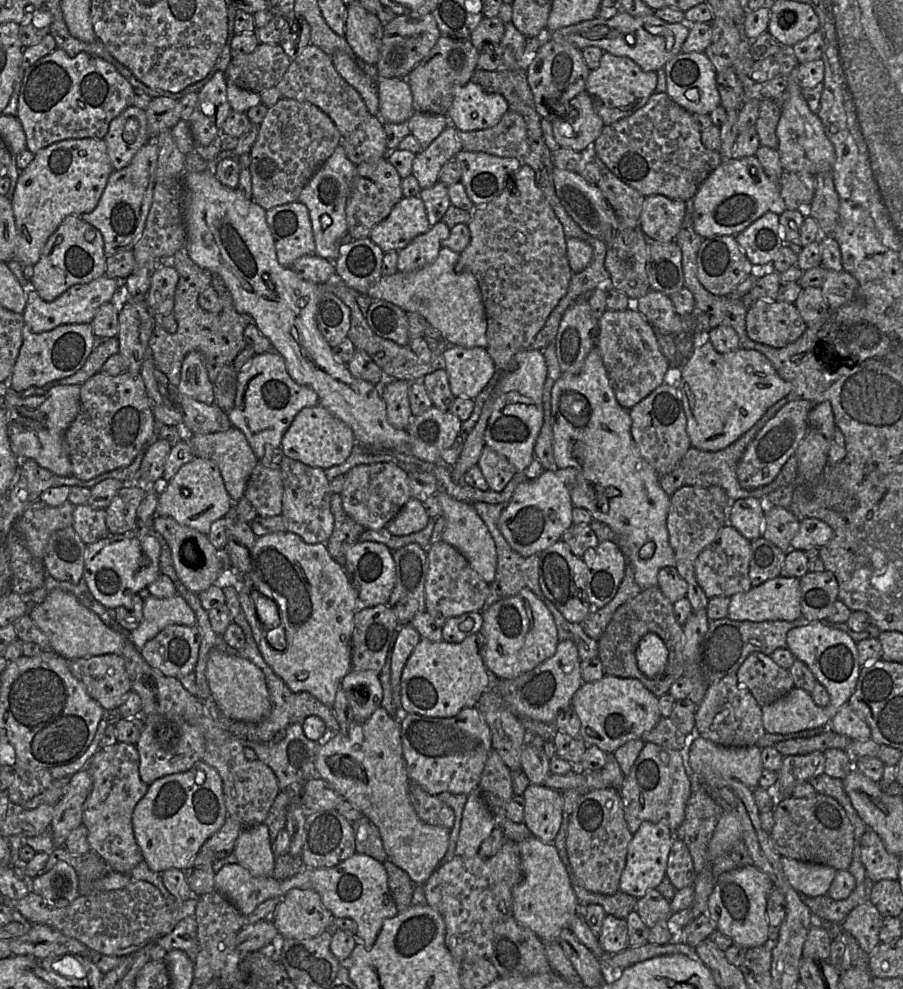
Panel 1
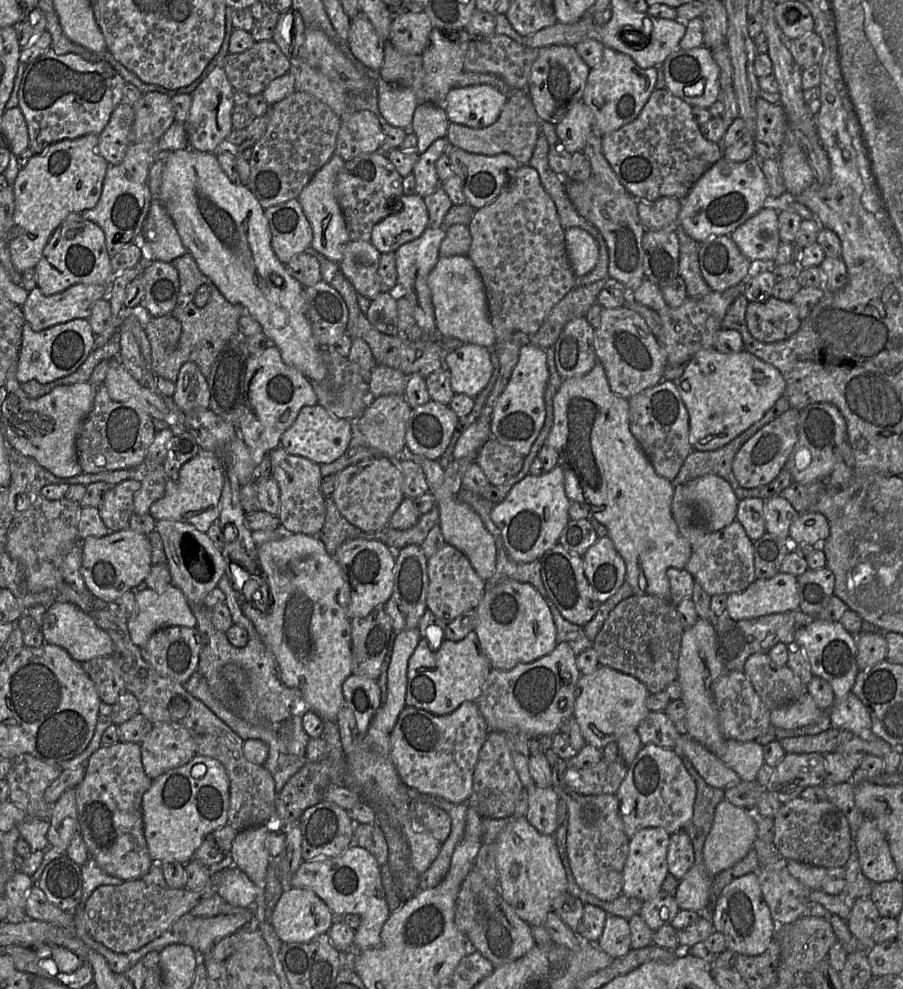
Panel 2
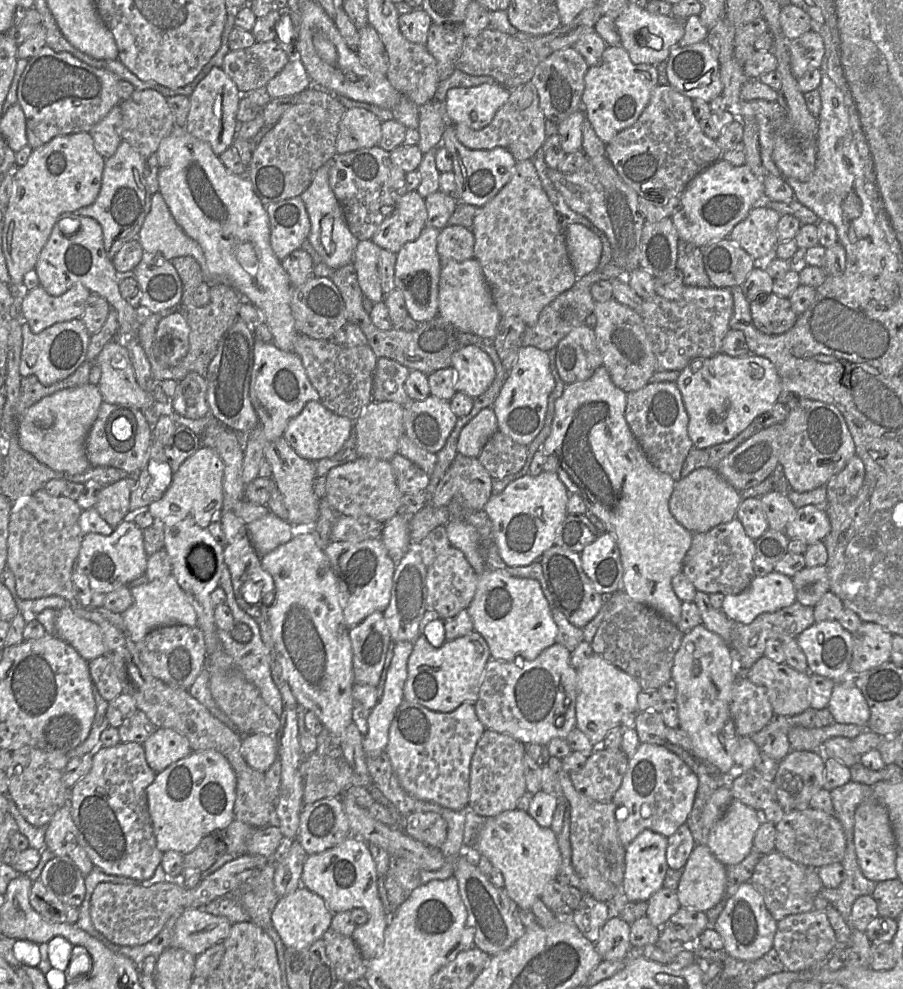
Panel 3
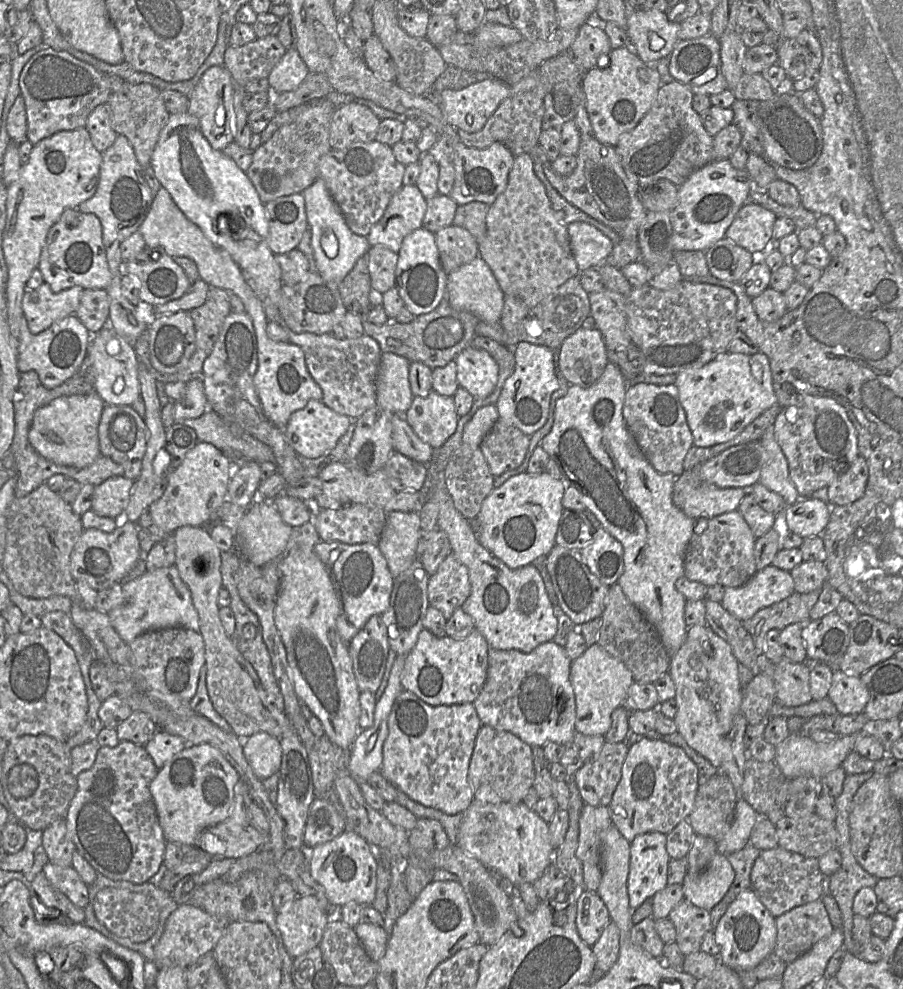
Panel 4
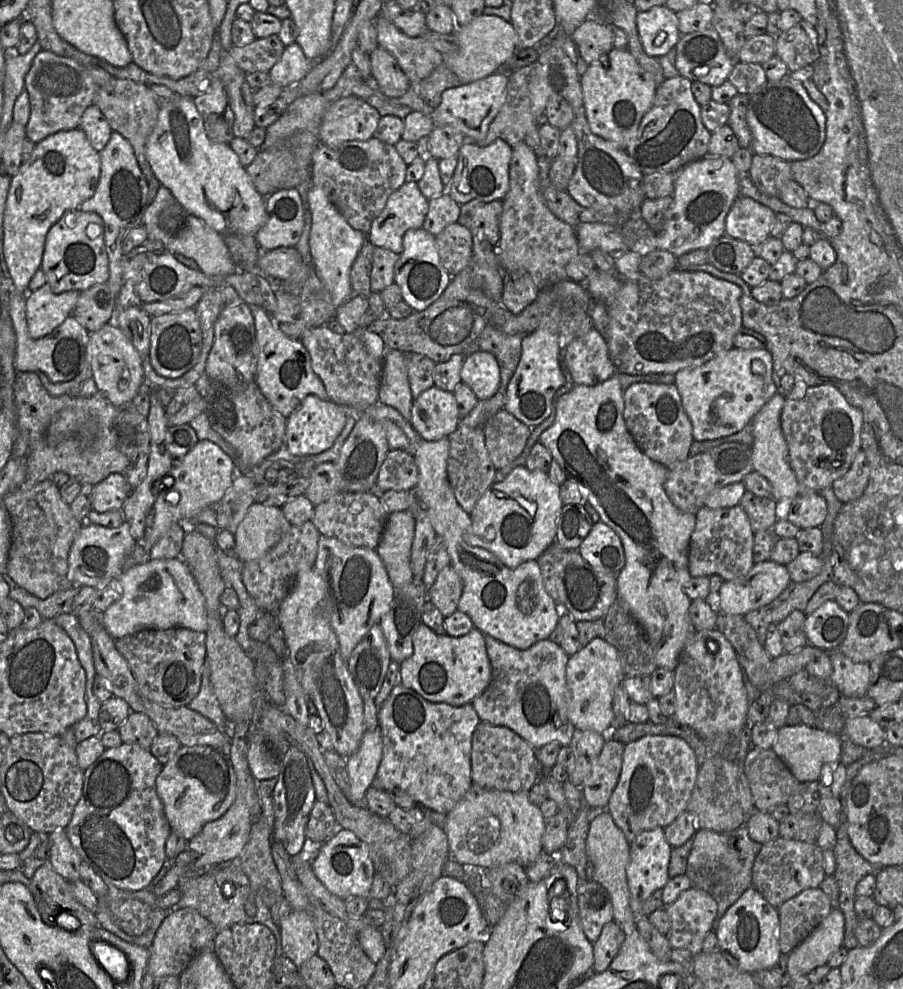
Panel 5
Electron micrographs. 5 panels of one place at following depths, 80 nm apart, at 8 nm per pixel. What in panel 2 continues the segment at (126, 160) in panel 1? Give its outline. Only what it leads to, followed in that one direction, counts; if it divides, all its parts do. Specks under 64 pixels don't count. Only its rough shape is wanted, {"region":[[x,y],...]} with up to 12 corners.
{"region":[[120,103],[98,135],[109,165],[132,144],[132,106]]}

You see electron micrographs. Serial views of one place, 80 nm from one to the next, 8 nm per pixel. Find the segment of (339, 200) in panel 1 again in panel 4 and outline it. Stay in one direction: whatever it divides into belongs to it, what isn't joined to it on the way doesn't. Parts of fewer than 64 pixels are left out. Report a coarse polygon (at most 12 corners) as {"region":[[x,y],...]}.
{"region":[[318,177],[302,192],[318,274],[336,286],[371,248]]}

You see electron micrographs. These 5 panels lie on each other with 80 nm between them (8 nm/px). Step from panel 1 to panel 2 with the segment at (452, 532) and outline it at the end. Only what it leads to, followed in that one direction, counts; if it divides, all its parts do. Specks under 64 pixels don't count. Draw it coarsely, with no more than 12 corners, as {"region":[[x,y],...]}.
{"region":[[413,455],[439,511],[446,544],[484,581],[496,571],[493,536],[443,485],[438,460]]}

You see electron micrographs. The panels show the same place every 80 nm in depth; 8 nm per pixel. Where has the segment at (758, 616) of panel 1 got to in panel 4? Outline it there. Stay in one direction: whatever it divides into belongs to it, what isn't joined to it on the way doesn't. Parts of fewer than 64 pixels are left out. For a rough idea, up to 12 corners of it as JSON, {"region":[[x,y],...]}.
{"region":[[772,564],[719,602],[741,621],[795,592],[791,573]]}

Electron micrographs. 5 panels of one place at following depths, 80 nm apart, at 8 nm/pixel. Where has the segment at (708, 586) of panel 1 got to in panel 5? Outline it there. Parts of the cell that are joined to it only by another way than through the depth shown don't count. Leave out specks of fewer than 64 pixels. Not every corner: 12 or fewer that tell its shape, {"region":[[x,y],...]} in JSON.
{"region":[[740,504],[701,507],[691,577],[724,581],[753,567],[754,532]]}

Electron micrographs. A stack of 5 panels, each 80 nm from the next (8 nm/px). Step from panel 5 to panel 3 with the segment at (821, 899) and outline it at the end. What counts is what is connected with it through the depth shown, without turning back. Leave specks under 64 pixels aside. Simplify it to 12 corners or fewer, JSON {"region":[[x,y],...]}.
{"region":[[823,910],[778,921],[786,971],[815,969],[838,947]]}

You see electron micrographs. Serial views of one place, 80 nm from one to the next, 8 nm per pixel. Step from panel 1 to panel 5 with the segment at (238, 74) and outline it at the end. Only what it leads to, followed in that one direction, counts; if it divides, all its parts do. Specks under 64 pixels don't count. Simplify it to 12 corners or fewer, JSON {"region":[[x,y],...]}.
{"region":[[273,34],[228,52],[245,73],[269,73],[285,47]]}

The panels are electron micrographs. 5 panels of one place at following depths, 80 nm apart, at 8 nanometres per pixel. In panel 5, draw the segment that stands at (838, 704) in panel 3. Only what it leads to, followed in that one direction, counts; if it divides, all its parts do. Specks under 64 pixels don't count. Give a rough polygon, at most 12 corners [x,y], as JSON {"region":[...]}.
{"region":[[829,652],[831,684],[840,696],[867,695],[870,668]]}

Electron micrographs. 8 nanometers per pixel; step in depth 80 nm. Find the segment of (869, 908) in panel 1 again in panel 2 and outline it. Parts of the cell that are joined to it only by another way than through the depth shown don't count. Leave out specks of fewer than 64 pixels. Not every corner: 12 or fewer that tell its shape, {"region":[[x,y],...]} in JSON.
{"region":[[870,898],[858,899],[846,920],[865,949],[881,916]]}

